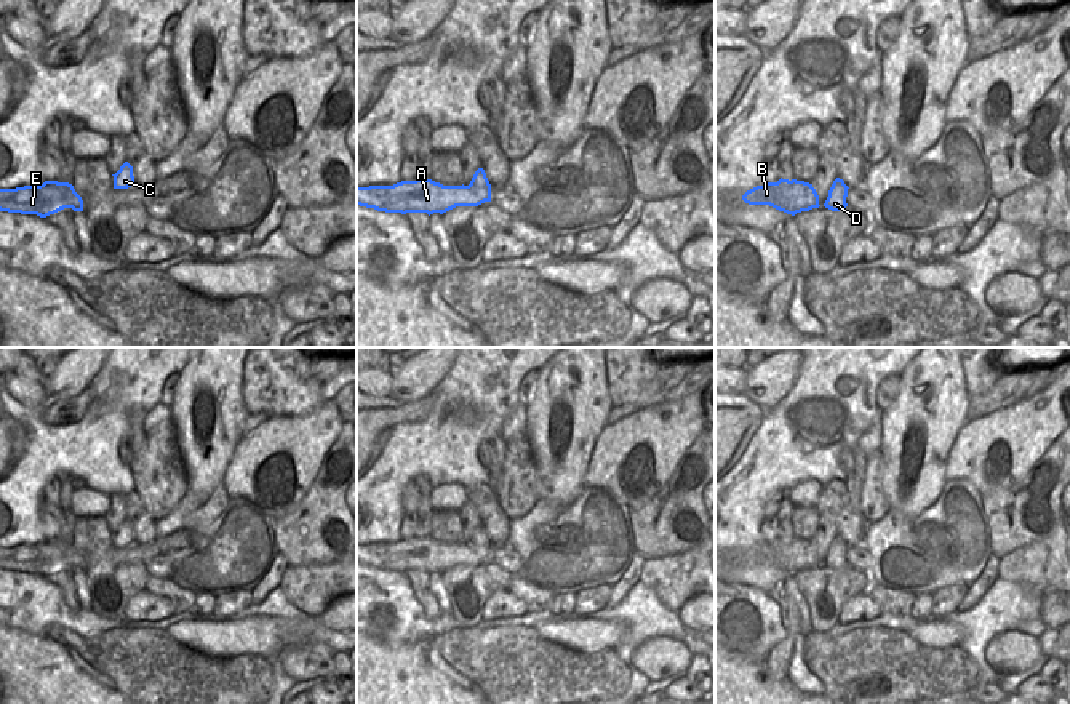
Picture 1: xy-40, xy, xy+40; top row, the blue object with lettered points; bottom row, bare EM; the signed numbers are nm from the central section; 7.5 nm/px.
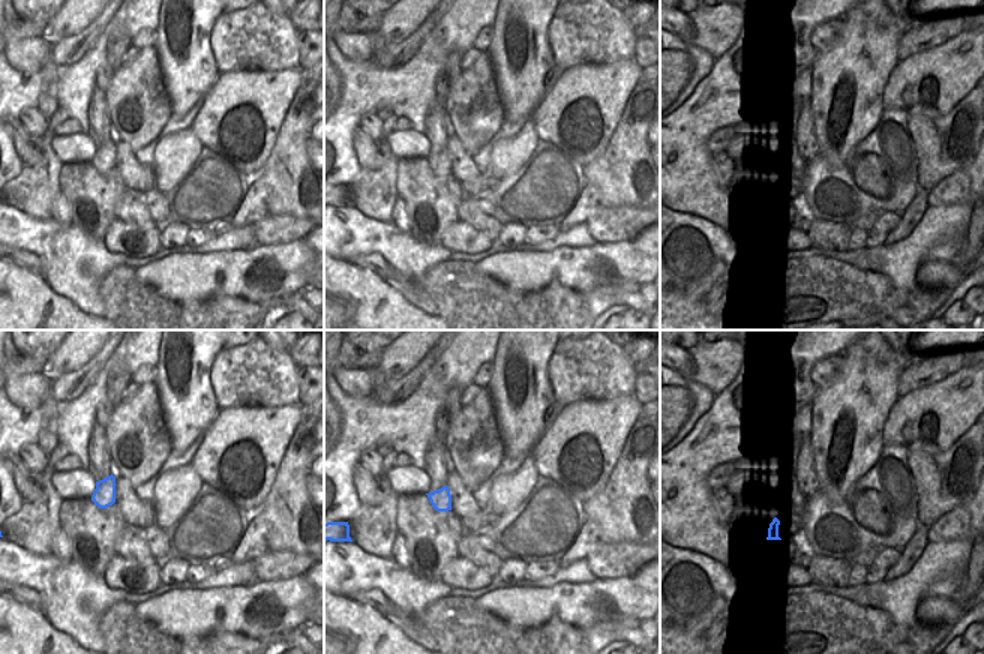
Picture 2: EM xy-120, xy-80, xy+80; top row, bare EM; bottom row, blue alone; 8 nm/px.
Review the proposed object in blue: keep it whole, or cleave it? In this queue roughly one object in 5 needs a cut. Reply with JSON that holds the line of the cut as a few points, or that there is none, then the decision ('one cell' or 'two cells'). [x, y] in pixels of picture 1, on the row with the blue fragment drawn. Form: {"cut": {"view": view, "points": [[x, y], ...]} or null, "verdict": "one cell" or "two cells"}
{"cut": {"view": "xy", "points": [[471, 183], [479, 204]]}, "verdict": "two cells"}

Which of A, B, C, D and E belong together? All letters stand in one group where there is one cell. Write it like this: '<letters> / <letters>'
A B E / C D

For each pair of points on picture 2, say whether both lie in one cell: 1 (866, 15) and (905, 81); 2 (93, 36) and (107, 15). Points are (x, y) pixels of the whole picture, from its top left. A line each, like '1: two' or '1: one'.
1: two
2: one

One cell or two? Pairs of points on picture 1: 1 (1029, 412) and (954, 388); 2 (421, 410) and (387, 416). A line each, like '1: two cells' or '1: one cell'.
1: two cells
2: one cell

